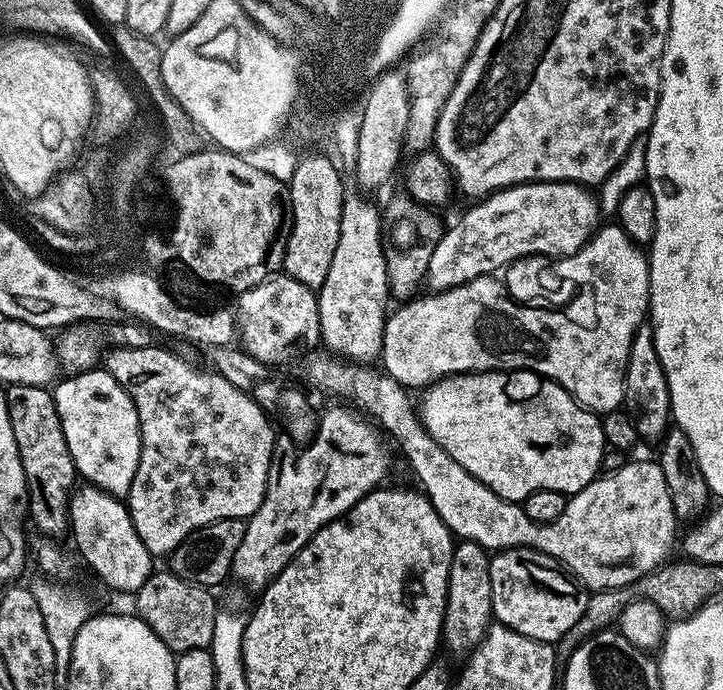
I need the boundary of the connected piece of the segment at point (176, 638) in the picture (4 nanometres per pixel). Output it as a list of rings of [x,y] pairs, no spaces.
[[[170,570],[153,571],[151,576],[134,594],[135,615],[144,620],[162,638],[162,642],[173,652],[179,654],[186,650],[211,649],[214,638],[214,618],[218,611],[213,593],[194,582],[178,578]]]

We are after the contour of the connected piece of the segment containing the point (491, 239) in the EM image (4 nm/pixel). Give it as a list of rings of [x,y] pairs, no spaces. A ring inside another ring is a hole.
[[[536,181],[489,193],[449,230],[447,227],[432,245],[427,287],[443,290],[464,285],[476,277],[493,275],[513,261],[529,256],[572,256],[595,235],[601,223],[599,199],[589,192],[585,185],[568,181]]]

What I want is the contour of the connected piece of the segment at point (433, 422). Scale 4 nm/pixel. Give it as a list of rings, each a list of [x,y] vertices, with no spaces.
[[[491,371],[491,372],[457,372],[454,376],[444,376],[440,380],[435,380],[423,389],[421,400],[418,400],[418,413],[421,423],[429,432],[430,438],[442,446],[462,470],[466,470],[478,482],[485,484],[494,494],[498,494],[504,500],[522,502],[530,494],[538,490],[554,490],[560,492],[564,497],[571,498],[576,493],[582,491],[586,485],[597,476],[601,475],[600,463],[606,451],[604,443],[604,426],[601,417],[588,408],[581,408],[580,403],[573,398],[572,393],[567,392],[560,384],[555,384],[553,380],[546,380],[536,372],[530,371]]]

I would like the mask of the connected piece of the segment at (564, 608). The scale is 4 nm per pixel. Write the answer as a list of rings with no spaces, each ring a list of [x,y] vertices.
[[[530,548],[501,549],[490,558],[490,562],[491,608],[497,623],[516,630],[518,634],[534,638],[535,641],[556,644],[582,616],[589,591],[583,585],[577,584],[571,575],[562,571],[562,566],[548,555]]]

